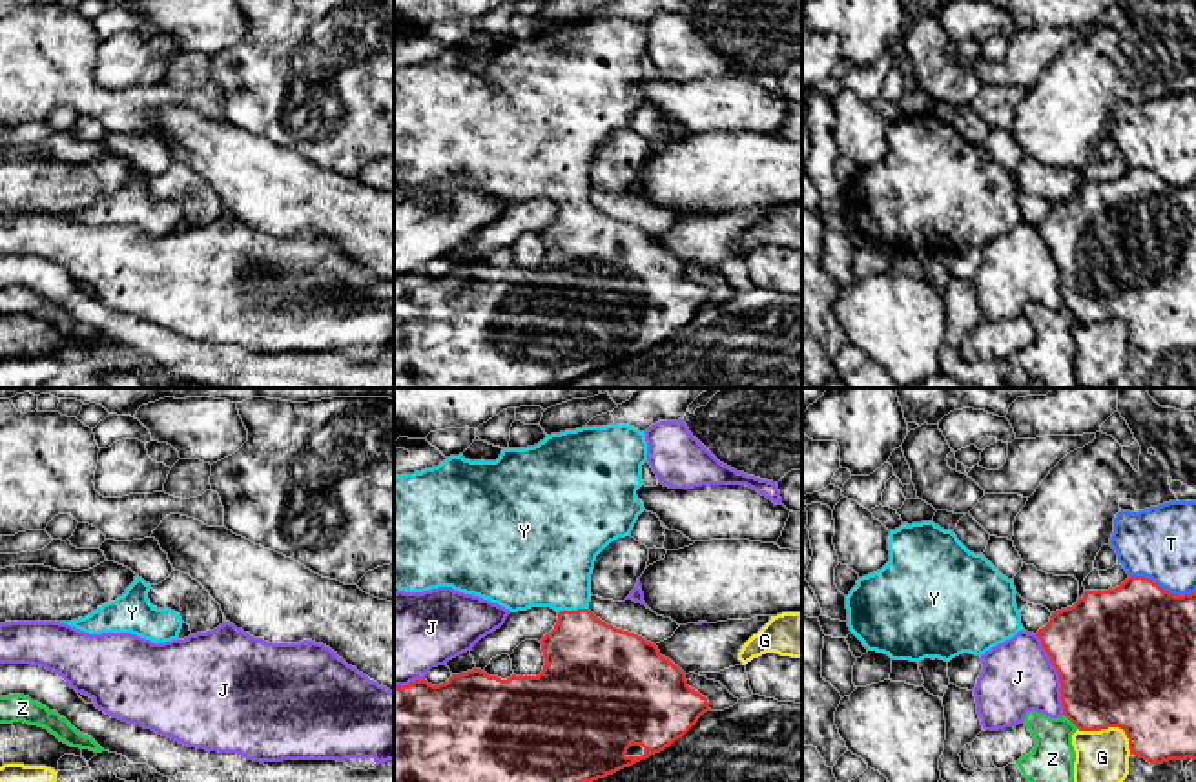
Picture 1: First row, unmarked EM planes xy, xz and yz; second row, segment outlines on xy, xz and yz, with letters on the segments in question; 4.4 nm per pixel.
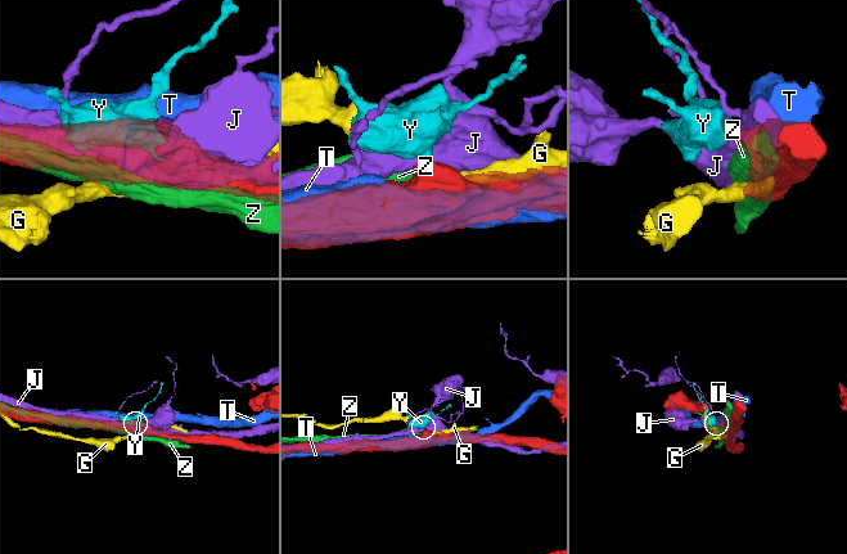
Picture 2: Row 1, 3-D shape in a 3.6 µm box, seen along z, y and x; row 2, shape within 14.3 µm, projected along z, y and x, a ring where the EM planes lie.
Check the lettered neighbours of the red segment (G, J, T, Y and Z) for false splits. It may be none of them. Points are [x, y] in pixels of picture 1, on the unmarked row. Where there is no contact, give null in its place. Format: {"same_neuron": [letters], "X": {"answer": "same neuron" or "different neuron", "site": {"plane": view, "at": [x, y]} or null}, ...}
{"same_neuron": ["Y"], "G": {"answer": "different neuron", "site": {"plane": "yz", "at": [1113, 318]}}, "J": {"answer": "different neuron", "site": {"plane": "yz", "at": [1060, 267]}}, "T": {"answer": "different neuron", "site": {"plane": "yz", "at": [1162, 179]}}, "Y": {"answer": "same neuron", "site": {"plane": "xz", "at": [573, 203]}}, "Z": {"answer": "different neuron", "site": {"plane": "yz", "at": [1071, 312]}}}

